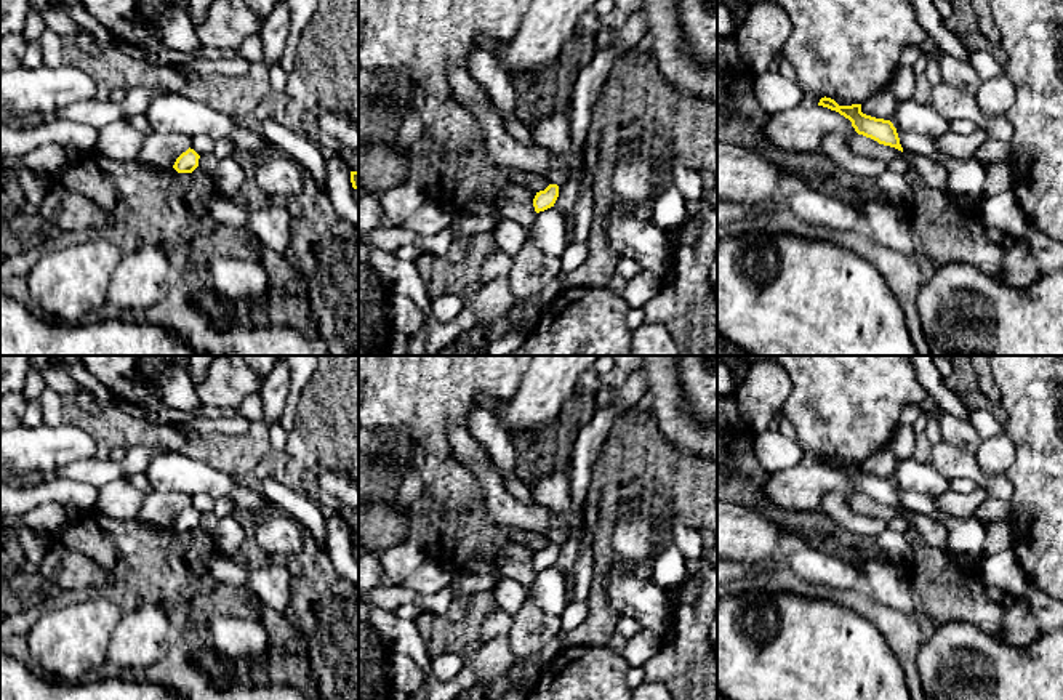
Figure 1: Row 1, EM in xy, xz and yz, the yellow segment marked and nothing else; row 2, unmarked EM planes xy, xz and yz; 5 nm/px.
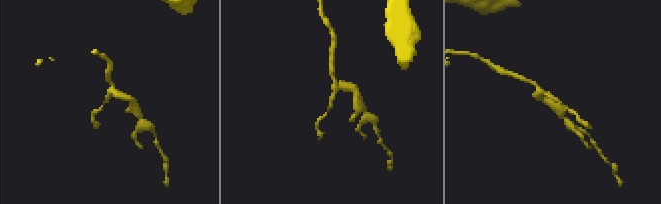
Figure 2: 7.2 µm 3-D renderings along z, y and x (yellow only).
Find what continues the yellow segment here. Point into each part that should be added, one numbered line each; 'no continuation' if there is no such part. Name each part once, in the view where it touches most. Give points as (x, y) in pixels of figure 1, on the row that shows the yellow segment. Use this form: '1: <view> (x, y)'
no continuation

